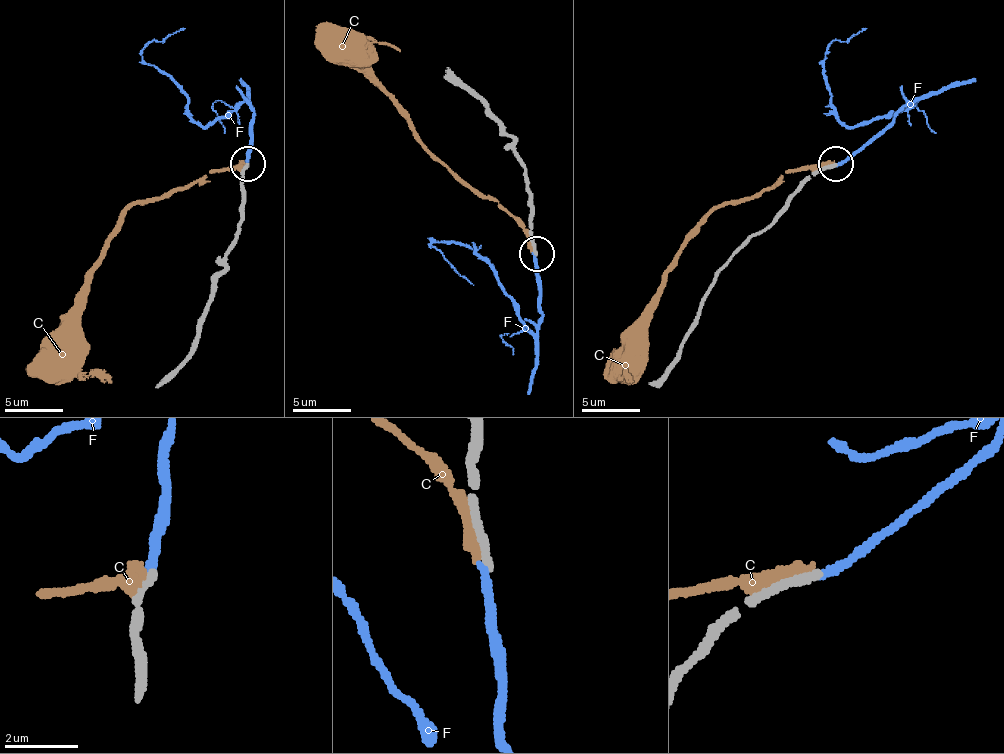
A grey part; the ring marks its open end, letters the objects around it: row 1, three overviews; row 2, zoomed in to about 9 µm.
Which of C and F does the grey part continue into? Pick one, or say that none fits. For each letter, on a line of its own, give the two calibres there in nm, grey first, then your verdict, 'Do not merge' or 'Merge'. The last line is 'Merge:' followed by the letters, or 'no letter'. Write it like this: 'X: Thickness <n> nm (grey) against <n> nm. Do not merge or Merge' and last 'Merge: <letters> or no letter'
C: Thickness 320 nm (grey) against 500 nm. Do not merge
F: Thickness 260 nm (grey) against 200 nm. Do not merge
Merge: no letter

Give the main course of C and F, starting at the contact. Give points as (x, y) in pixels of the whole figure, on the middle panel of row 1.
C: (533, 241), (500, 206), (468, 188), (421, 138), (412, 121), (377, 85), (374, 71), (350, 44)
F: (536, 253), (541, 321), (533, 330), (521, 321), (497, 274), (477, 250), (453, 241), (430, 244), (474, 285)

